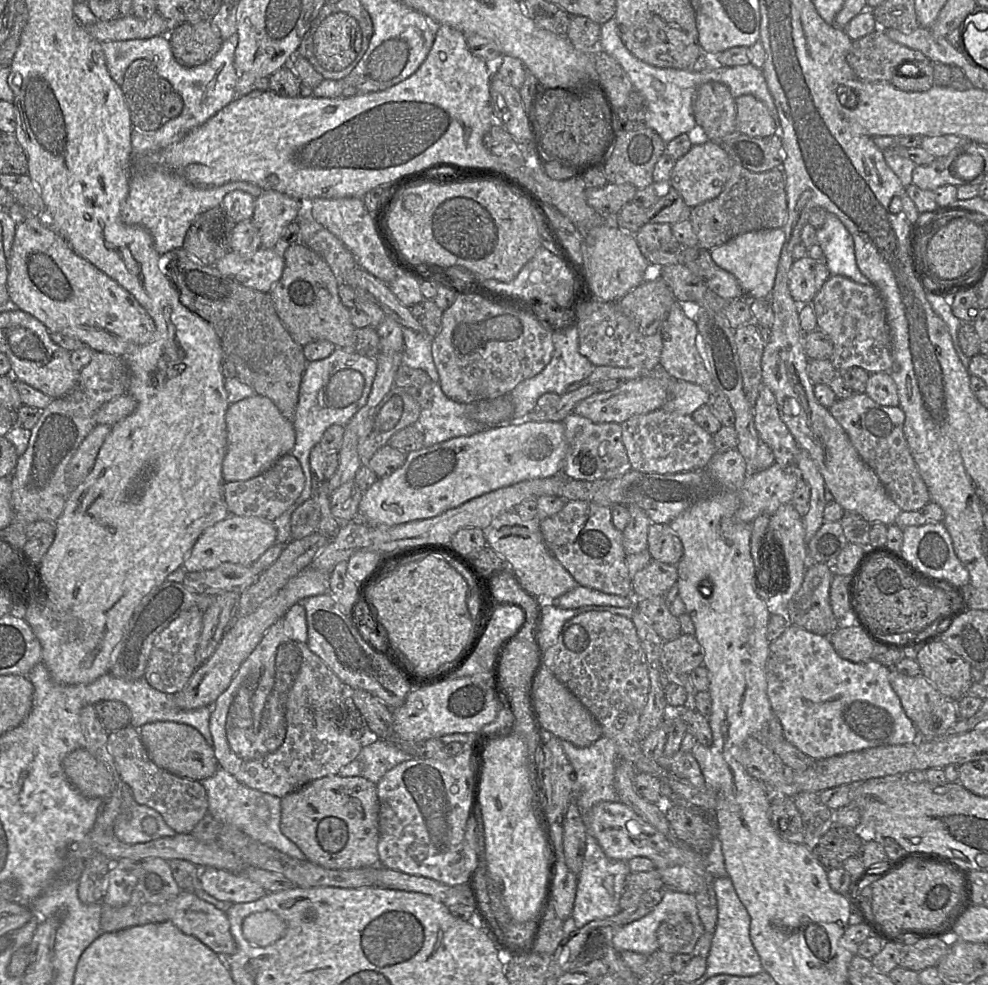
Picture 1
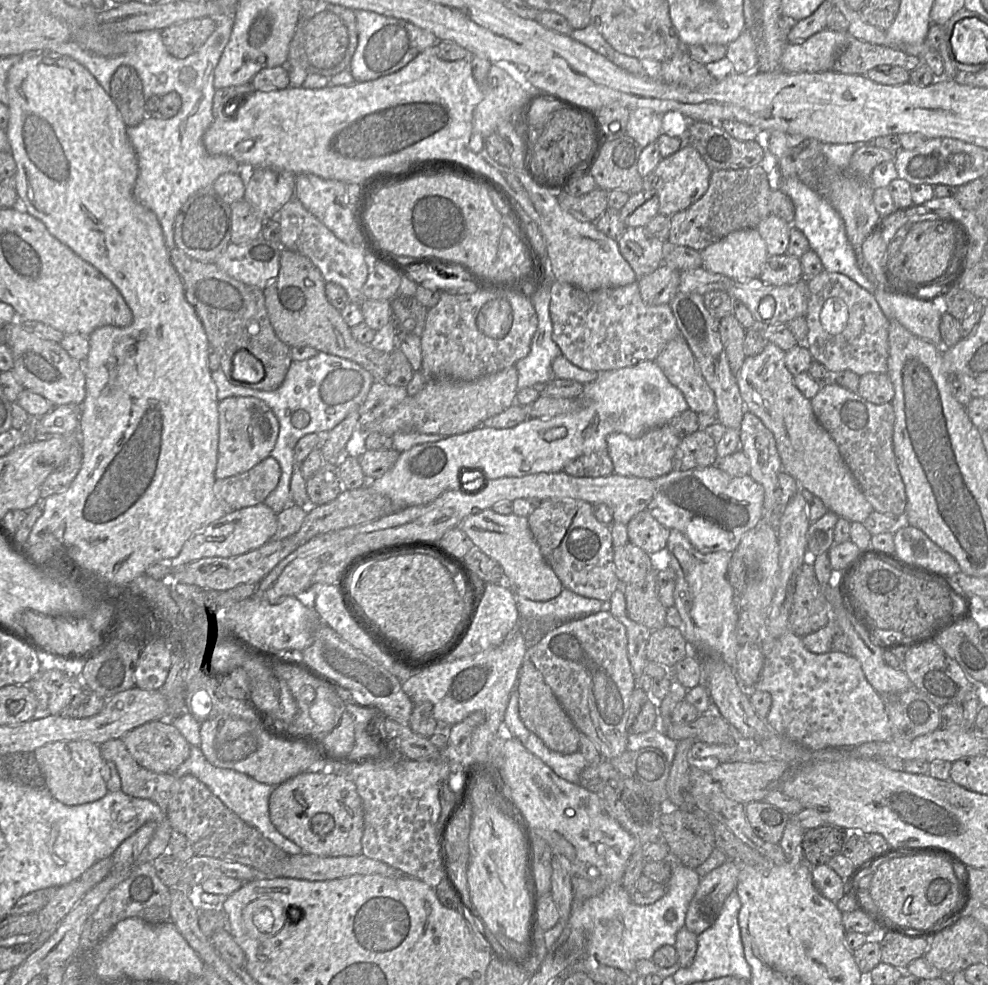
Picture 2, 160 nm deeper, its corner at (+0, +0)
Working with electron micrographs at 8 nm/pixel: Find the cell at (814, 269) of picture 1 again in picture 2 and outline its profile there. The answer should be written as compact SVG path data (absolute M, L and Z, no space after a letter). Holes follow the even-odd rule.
M786 254L769 256L759 279L773 286L795 284L804 279L800 259Z

